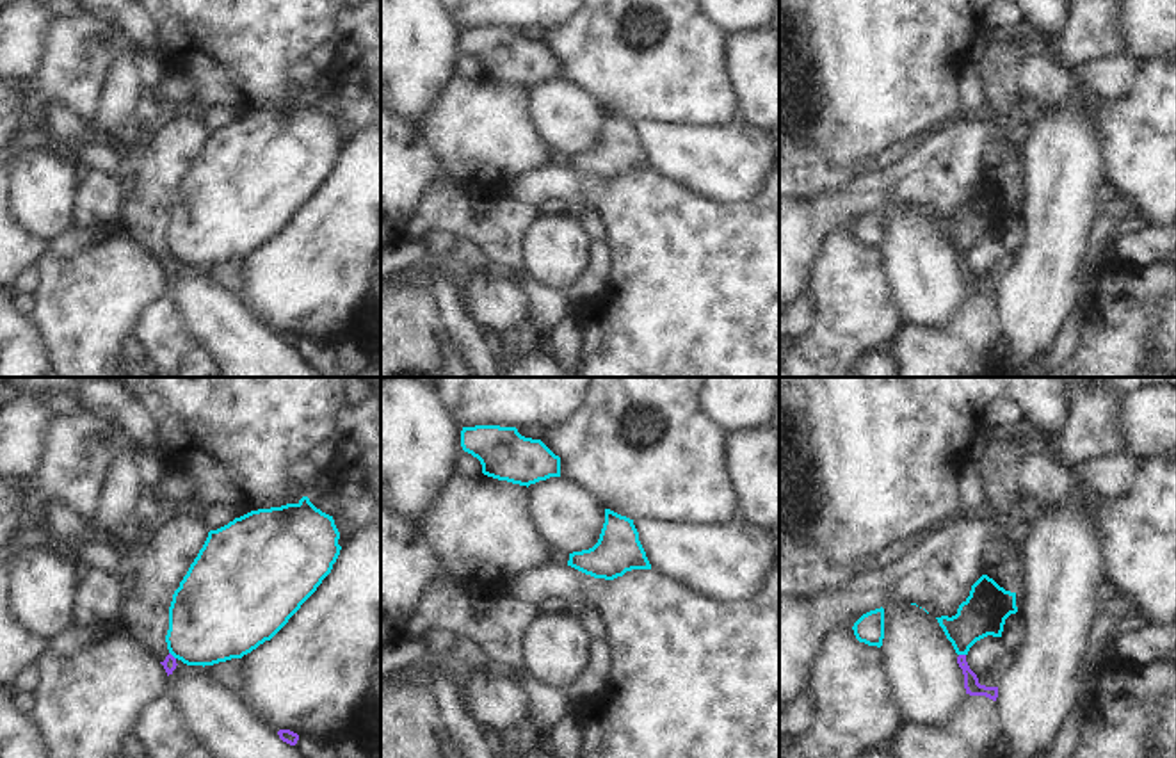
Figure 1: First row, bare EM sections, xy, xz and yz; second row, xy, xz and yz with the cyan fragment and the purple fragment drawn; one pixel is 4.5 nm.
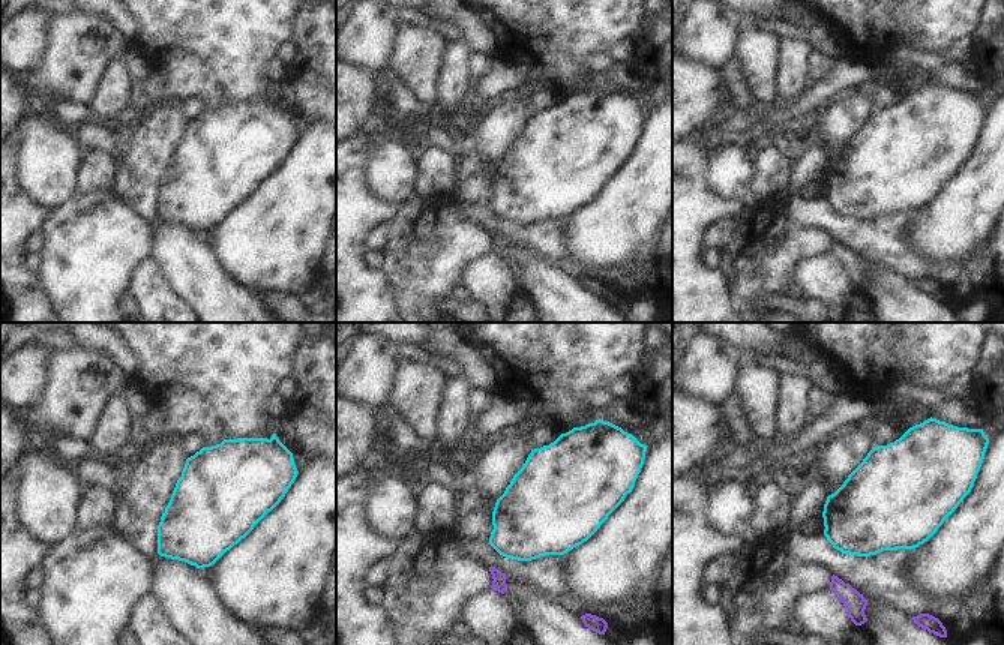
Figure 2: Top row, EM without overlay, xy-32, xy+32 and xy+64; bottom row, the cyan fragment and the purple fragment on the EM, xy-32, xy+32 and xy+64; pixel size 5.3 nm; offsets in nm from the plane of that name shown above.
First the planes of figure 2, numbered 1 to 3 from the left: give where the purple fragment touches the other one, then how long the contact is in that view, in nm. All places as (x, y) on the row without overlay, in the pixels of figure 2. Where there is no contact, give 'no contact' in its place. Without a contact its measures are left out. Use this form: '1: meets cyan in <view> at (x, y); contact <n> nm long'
1: no contact
2: no contact
3: no contact

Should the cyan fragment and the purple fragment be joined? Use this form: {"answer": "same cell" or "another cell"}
{"answer": "another cell"}

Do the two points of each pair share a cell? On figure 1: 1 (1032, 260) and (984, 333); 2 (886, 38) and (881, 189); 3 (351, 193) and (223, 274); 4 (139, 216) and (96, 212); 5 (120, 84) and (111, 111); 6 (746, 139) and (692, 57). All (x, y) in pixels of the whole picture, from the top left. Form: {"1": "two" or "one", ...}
{"1": "two", "2": "two", "3": "two", "4": "two", "5": "one", "6": "two"}

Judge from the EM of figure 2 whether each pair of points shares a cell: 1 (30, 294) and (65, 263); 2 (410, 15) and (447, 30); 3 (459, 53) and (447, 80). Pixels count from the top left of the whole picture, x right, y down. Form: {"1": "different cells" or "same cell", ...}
{"1": "different cells", "2": "same cell", "3": "same cell"}

